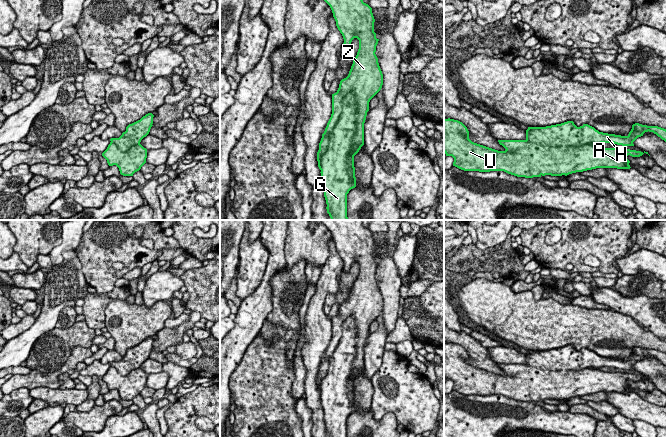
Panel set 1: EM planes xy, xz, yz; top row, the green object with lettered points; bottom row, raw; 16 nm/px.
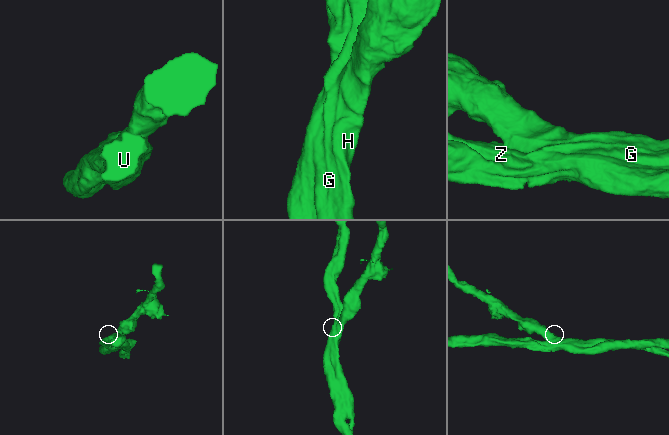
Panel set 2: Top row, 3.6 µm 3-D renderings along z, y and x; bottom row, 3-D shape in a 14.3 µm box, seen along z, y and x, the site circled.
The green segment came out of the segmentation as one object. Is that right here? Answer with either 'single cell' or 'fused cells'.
fused cells

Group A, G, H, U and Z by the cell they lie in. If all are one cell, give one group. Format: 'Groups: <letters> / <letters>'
Groups: A U Z / G H

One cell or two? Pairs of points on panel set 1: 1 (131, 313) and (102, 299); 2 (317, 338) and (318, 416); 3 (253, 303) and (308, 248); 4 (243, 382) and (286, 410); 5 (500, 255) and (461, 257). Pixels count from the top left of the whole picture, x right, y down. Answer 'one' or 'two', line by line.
1: two
2: one
3: two
4: one
5: one

